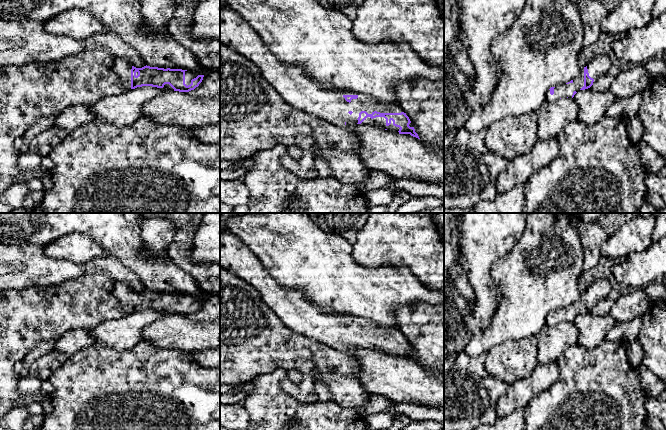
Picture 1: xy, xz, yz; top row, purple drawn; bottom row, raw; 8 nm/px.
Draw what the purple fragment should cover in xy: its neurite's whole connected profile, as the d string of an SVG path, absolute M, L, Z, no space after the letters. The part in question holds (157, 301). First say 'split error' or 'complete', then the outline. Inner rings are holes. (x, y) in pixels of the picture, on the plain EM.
split error; M117 282L114 285L112 295L119 301L125 315L135 313L142 310L152 310L157 312L165 312L167 314L174 314L179 316L189 316L194 314L202 306L204 299L196 299L195 297L182 293L164 293L158 291L144 290L136 292L128 285Z

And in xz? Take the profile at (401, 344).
split error; M226 228L220 230L220 266L253 286L259 292L263 301L293 331L349 356L352 356L356 348L362 347L380 353L398 355L399 358L410 358L420 363L409 341L400 330L380 328L363 318L331 314L321 306L310 302L302 291L280 286L250 248Z

